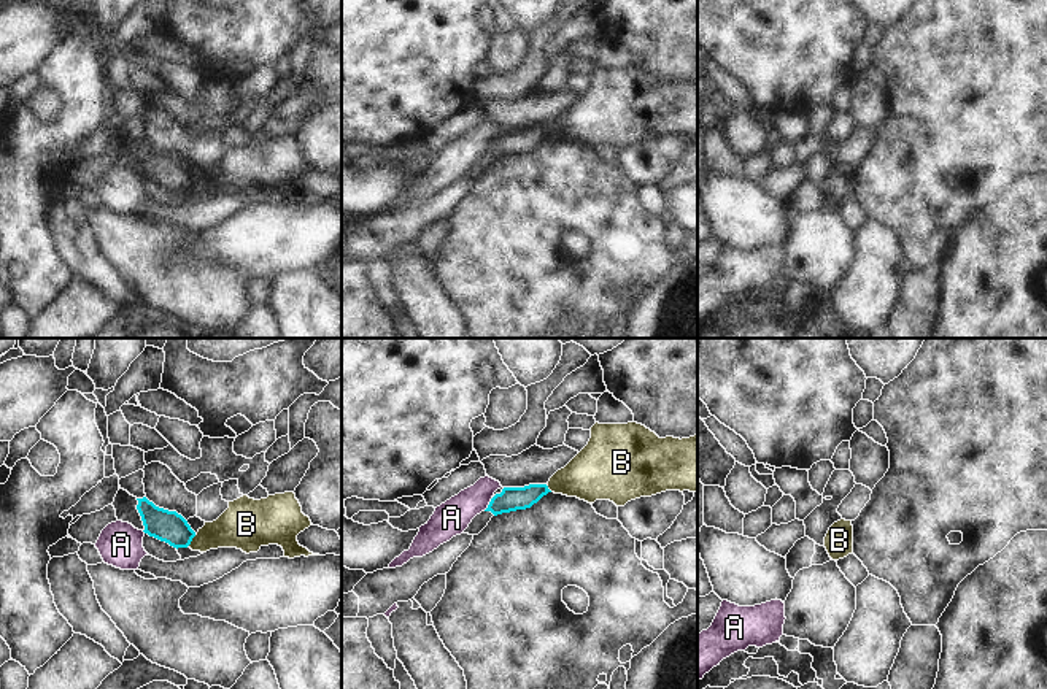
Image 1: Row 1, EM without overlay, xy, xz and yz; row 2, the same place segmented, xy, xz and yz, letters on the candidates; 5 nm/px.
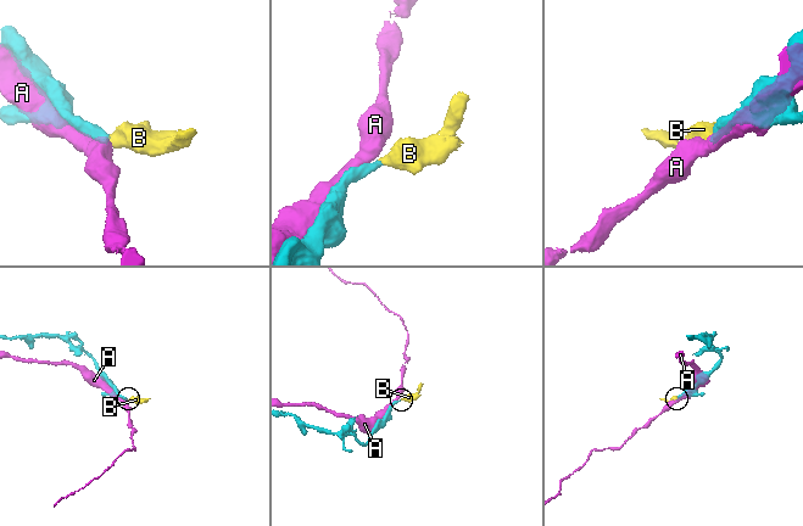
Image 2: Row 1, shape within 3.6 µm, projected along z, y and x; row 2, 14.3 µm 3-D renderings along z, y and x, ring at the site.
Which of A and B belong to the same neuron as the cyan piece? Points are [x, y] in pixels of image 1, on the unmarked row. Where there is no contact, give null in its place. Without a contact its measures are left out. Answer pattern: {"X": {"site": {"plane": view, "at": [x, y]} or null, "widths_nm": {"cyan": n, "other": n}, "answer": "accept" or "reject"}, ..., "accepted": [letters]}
{"A": {"site": {"plane": "xz", "at": [490, 148]}, "widths_nm": {"cyan": 120, "other": 180}, "answer": "reject"}, "B": {"site": {"plane": "xy", "at": [191, 184]}, "widths_nm": {"cyan": 160, "other": 220}, "answer": "accept"}, "accepted": ["B"]}

